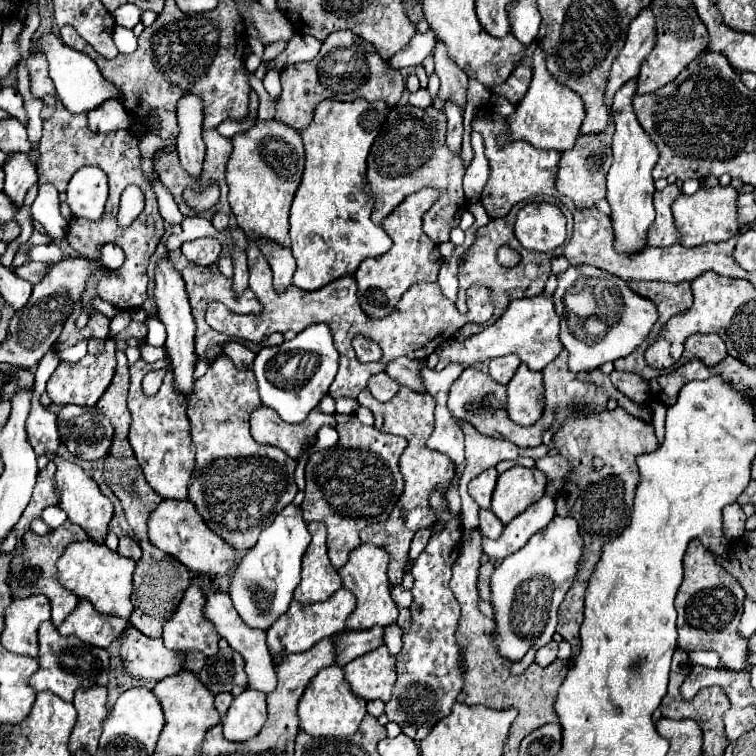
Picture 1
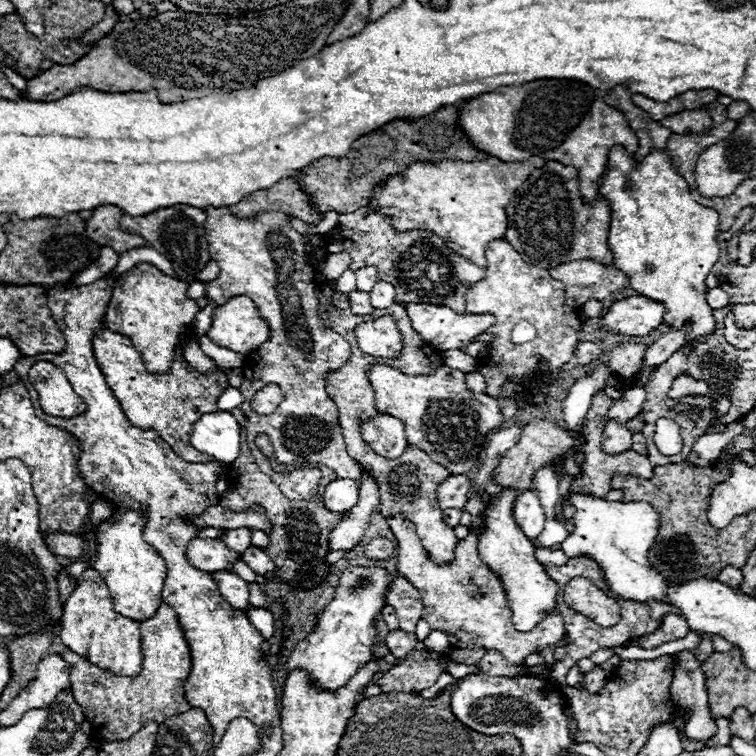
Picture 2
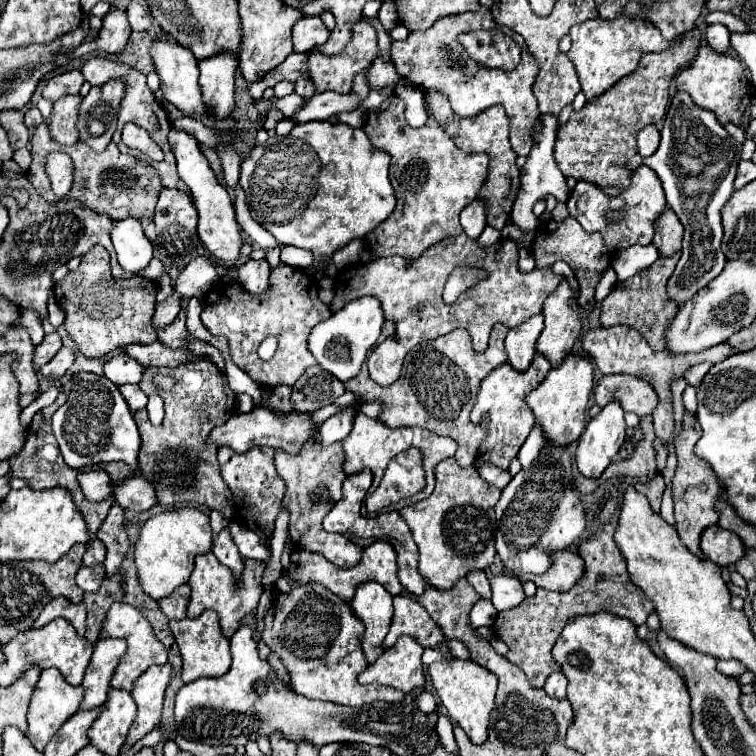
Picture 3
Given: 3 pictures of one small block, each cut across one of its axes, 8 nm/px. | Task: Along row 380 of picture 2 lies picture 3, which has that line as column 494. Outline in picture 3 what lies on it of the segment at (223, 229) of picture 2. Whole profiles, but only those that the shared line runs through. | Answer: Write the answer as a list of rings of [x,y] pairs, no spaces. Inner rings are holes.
[[[458,234],[444,238],[432,244],[418,260],[408,264],[400,256],[376,258],[370,262],[358,262],[354,266],[344,268],[336,276],[336,294],[330,304],[332,312],[338,312],[350,300],[362,296],[374,296],[380,300],[384,318],[396,324],[398,338],[386,340],[380,344],[366,360],[370,376],[374,382],[388,386],[398,380],[404,356],[408,350],[420,342],[444,336],[456,328],[466,328],[474,340],[474,348],[480,352],[488,346],[490,330],[494,324],[504,324],[508,328],[526,322],[530,316],[540,314],[542,302],[552,294],[552,290],[564,280],[562,274],[554,274],[550,266],[534,268],[524,274],[518,270],[518,246],[512,240],[498,240],[492,246],[478,246],[476,240]],[[456,266],[478,266],[488,272],[488,278],[478,282],[474,288],[464,292],[460,300],[452,304],[444,304],[442,290],[448,274]]]

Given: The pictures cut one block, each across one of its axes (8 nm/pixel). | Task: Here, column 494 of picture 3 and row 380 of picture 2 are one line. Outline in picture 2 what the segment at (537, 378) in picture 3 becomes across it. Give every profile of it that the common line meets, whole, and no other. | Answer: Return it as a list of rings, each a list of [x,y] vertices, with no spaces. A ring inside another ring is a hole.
[[[374,364],[368,370],[368,380],[374,388],[376,408],[402,420],[408,442],[422,448],[452,474],[466,474],[472,466],[478,466],[486,444],[482,438],[504,422],[496,398],[470,392],[462,370],[440,366],[430,376],[406,376],[394,366]]]

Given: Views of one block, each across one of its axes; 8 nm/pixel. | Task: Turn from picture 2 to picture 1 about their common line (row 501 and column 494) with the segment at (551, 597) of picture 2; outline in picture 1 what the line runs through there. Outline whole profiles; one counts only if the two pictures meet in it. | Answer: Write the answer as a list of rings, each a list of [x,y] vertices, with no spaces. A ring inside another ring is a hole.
[[[512,466],[498,476],[498,484],[492,496],[492,512],[500,522],[508,524],[522,514],[530,504],[544,496],[546,476],[538,468]]]

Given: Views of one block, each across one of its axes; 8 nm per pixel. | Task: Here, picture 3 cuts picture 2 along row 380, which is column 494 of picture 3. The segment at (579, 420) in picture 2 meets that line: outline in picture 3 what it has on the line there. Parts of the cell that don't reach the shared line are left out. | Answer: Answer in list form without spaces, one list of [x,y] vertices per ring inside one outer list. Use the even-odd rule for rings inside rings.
[[[508,572],[496,574],[490,580],[490,586],[492,586],[492,604],[496,610],[516,608],[526,598],[522,590],[522,582]]]

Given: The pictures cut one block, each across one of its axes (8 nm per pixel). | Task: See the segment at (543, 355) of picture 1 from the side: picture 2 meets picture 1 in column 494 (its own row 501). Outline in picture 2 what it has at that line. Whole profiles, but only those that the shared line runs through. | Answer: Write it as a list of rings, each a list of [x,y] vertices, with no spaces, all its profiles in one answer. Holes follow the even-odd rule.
[[[336,478],[324,488],[322,502],[332,512],[346,512],[358,502],[358,488],[360,486],[356,480]]]

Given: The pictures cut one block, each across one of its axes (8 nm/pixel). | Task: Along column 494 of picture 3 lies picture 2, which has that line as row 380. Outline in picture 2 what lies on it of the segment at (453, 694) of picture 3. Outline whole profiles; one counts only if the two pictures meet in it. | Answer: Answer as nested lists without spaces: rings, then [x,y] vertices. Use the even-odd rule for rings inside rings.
[[[680,376],[674,380],[668,396],[672,396],[672,400],[678,400],[682,396],[688,396],[688,394],[706,394],[708,392],[708,384],[706,382],[696,382],[688,376]]]

